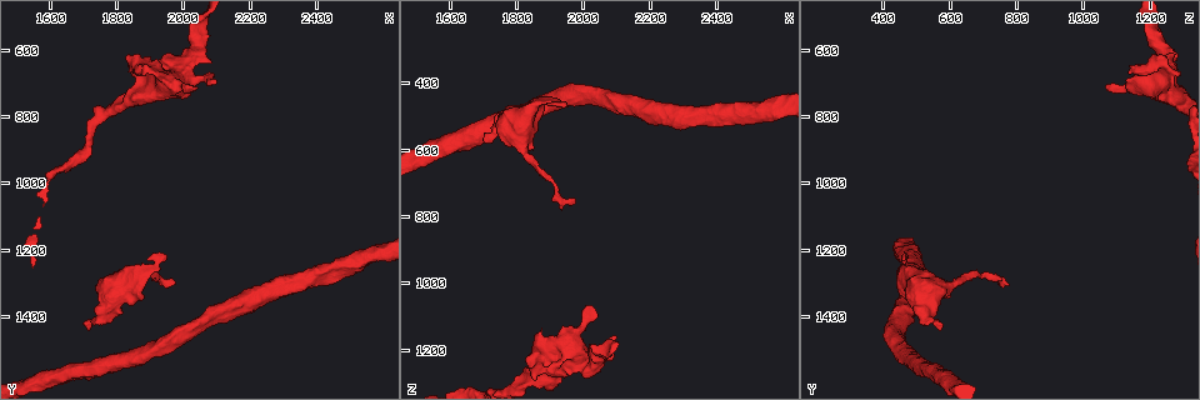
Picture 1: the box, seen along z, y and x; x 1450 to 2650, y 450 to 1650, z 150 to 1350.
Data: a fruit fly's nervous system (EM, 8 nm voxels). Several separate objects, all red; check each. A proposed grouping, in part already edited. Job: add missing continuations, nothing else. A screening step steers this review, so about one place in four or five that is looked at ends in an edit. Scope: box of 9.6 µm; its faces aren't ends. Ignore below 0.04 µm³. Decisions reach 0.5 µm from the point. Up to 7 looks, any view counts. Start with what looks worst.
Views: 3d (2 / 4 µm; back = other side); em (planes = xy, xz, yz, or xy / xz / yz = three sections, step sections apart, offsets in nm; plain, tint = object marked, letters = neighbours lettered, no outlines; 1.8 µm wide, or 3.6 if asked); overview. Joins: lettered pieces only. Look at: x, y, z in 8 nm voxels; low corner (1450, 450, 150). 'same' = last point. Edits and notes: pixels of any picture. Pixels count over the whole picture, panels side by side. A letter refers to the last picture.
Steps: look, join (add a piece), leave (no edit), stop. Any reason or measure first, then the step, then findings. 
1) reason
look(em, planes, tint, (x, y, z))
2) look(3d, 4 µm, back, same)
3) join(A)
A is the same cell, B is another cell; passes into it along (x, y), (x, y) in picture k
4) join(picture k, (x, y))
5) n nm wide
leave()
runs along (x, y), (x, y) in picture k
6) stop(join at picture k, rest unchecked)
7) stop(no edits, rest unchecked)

look(em, planes, plain, (1940, 1220, 470))

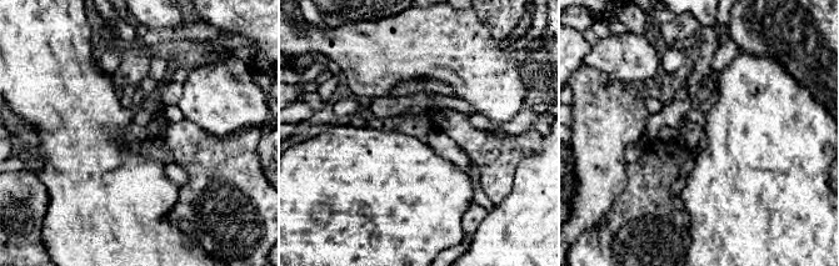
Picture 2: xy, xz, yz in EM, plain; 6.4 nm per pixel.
look(em, planes, letters, same)

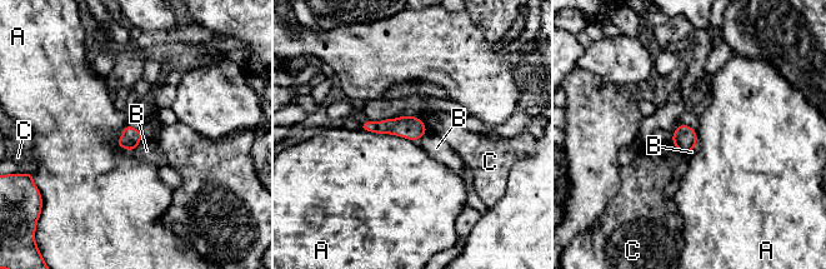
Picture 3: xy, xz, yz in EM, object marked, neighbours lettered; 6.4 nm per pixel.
130 nm wide; A touches over 360 nm
leave()
A, B and C are other cells; no lettered piece goes on from it

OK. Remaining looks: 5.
free end
look(3d, 4 µm, (1700, 1430, 570))

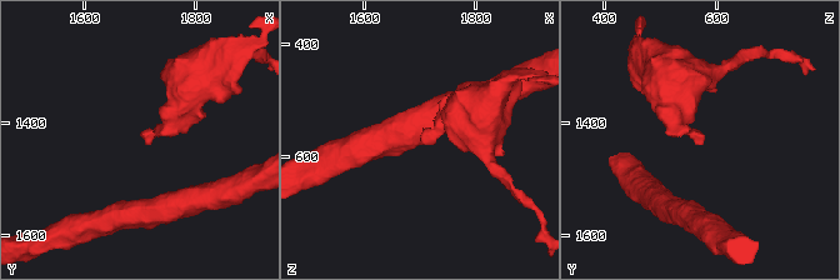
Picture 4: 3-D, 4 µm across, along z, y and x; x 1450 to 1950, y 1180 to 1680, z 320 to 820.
need the tissue
look(em, planes, letters, (1715, 1430, 580))

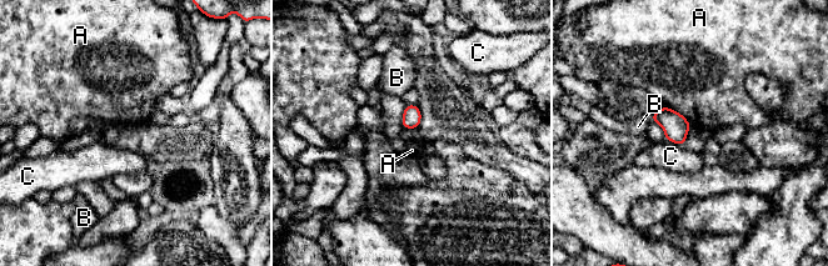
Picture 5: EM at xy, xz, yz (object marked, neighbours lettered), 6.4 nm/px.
A touches over 240 nm
join(picture 5, (638, 126))
B is the same cell, A and C are other cells; passes into it along (676, 126), (652, 118), (638, 126) in picture 5; it goes on there

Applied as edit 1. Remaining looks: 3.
stop(join at picture 5, rest unchecked)

